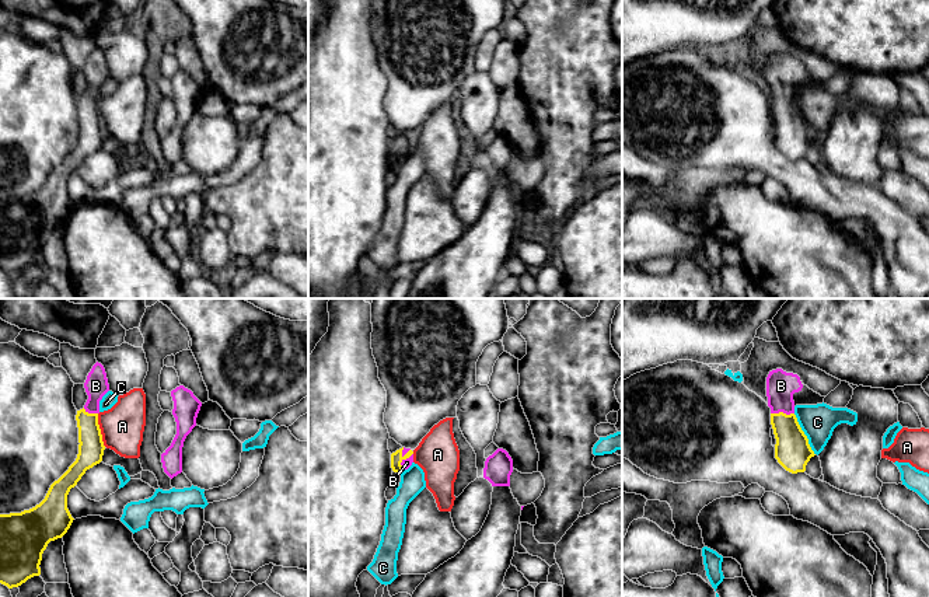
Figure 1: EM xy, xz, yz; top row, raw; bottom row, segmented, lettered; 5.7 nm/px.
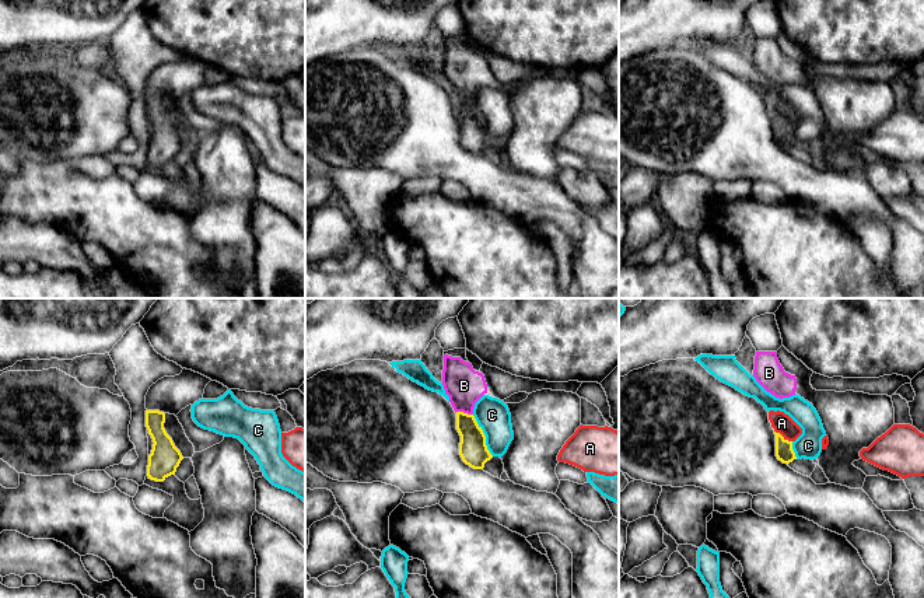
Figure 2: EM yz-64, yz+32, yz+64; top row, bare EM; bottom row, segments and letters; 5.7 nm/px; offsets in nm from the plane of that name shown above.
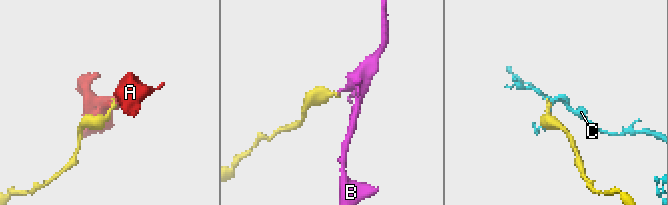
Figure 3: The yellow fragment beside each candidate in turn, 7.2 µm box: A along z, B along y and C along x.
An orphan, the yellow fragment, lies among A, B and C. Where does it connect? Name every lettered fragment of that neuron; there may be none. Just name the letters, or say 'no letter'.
B

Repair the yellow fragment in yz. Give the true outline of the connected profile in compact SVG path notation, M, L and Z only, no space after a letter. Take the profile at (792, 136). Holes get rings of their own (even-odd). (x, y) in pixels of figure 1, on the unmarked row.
M782 55L769 57L766 83L776 125L775 144L789 158L804 158L814 137L794 101L793 80L801 77L800 63Z

